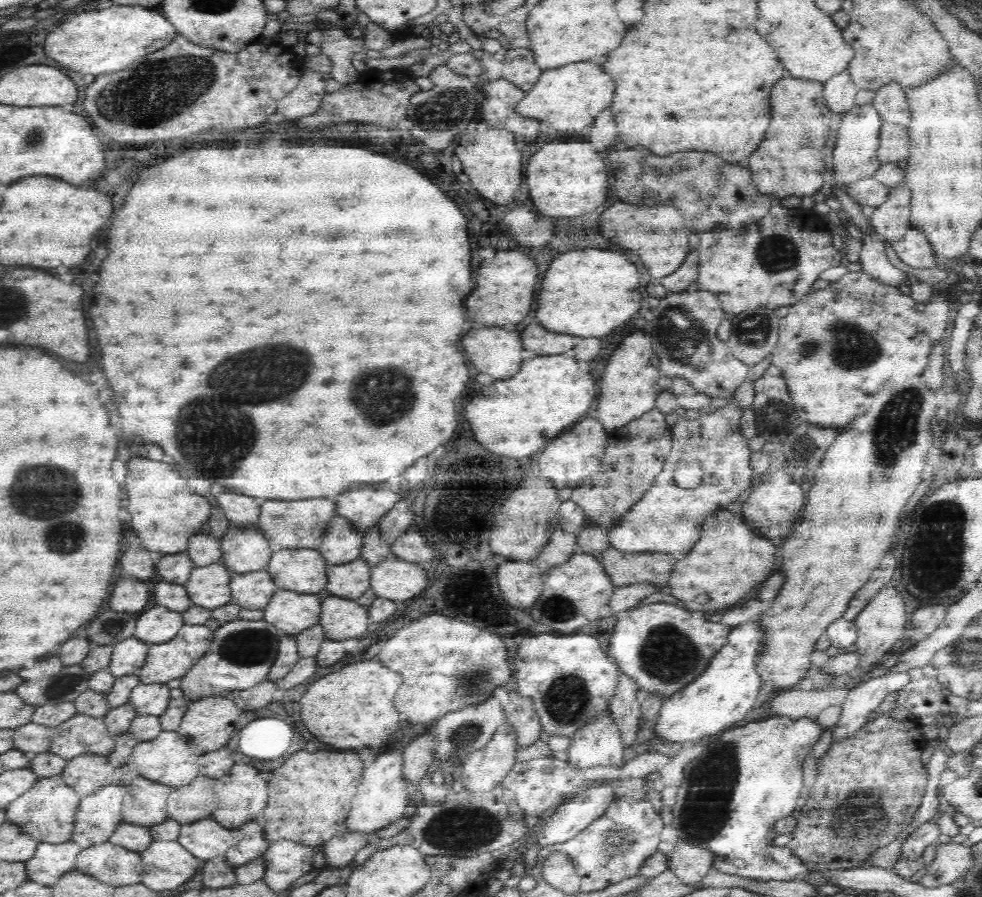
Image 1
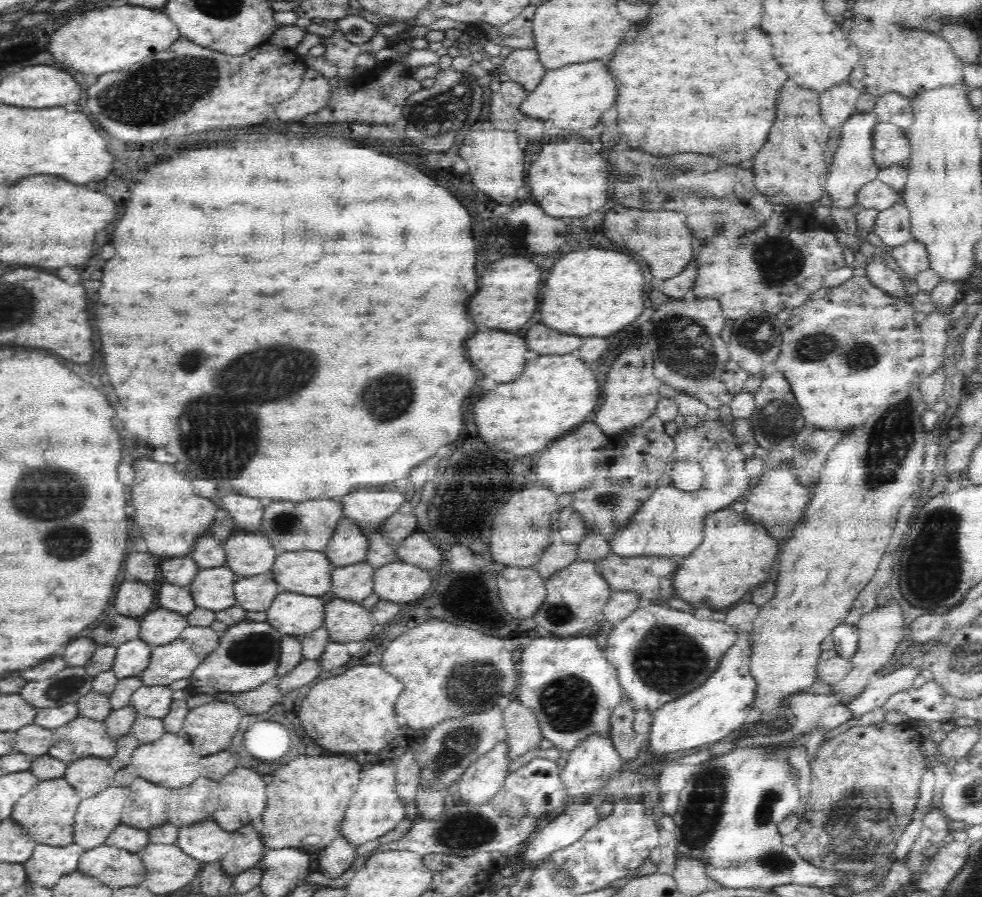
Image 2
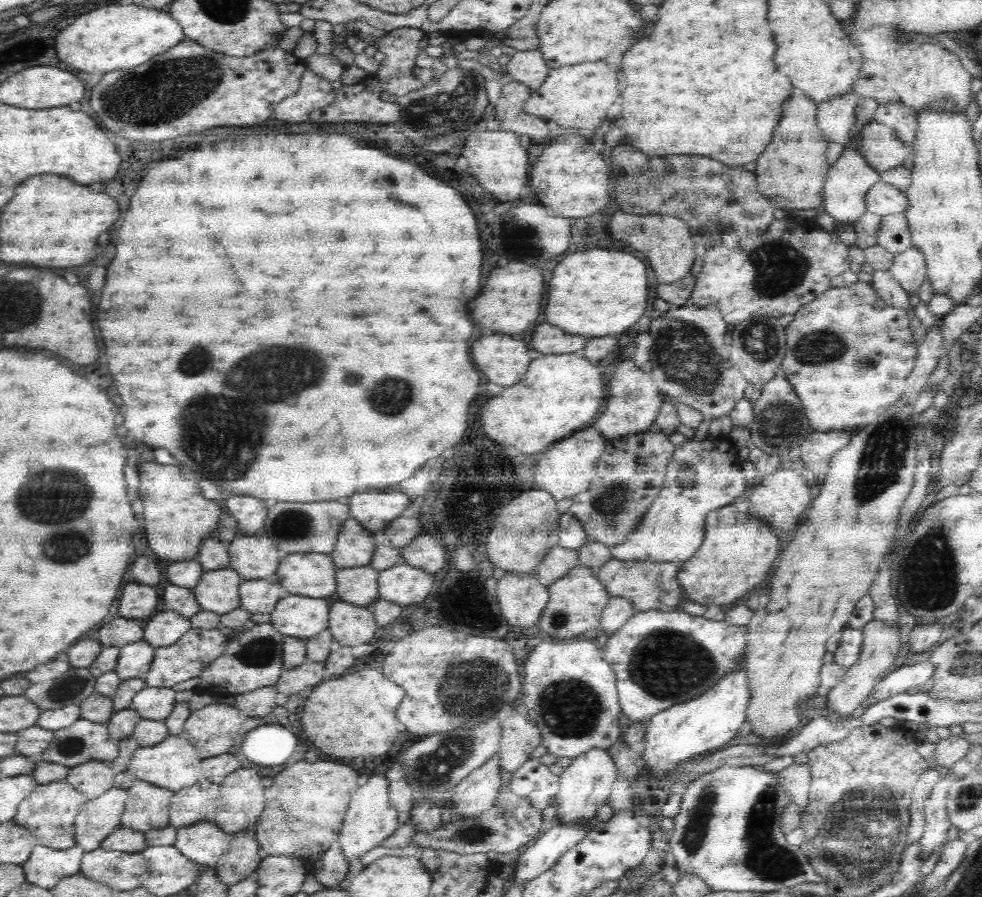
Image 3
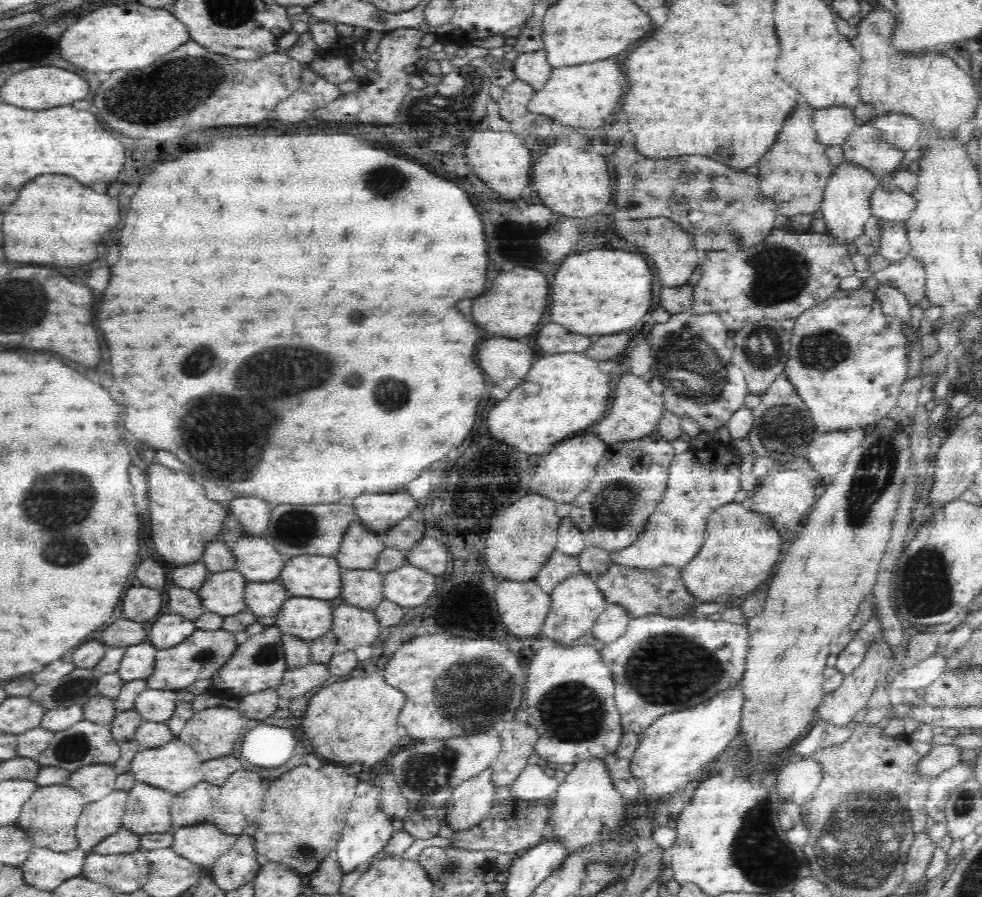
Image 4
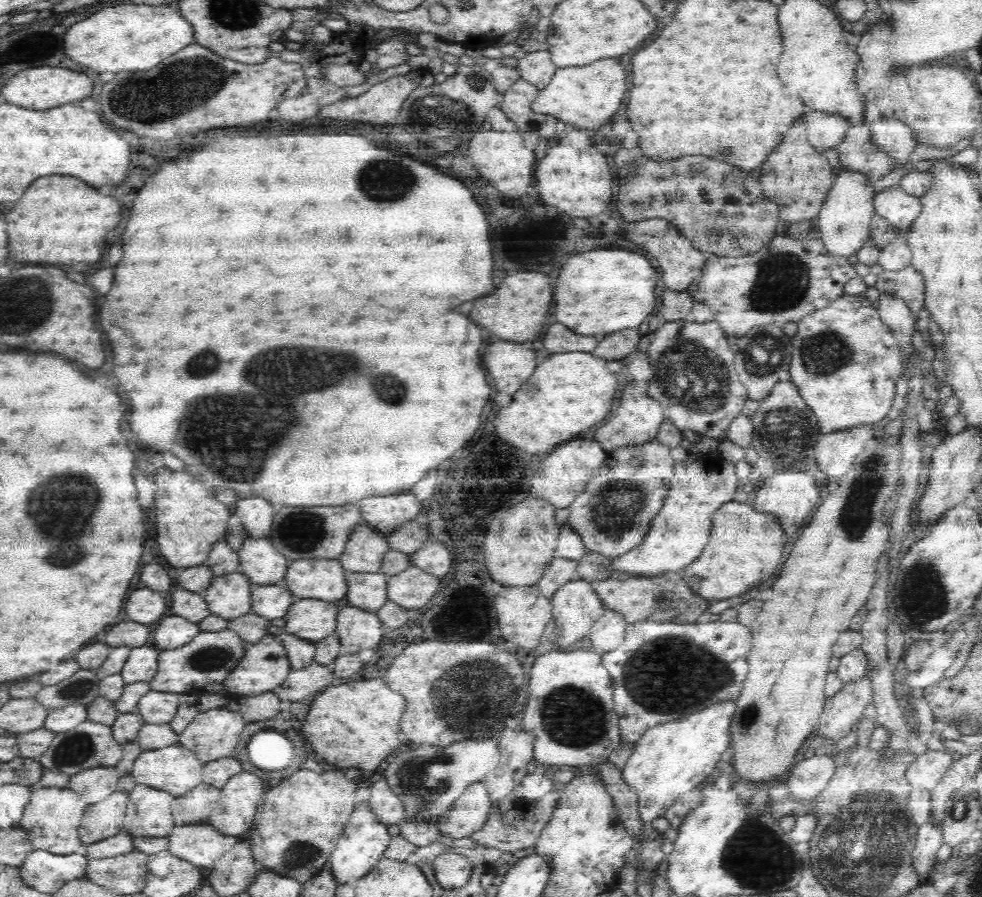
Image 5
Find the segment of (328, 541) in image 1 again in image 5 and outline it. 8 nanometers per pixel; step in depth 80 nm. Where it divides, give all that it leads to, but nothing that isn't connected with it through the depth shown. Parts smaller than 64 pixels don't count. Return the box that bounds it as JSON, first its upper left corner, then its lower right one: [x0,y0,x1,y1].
[337,523,389,572]

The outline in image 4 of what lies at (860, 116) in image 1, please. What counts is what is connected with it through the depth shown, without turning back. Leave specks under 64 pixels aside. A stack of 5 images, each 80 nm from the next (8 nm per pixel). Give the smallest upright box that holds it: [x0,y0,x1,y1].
[819,160,881,243]

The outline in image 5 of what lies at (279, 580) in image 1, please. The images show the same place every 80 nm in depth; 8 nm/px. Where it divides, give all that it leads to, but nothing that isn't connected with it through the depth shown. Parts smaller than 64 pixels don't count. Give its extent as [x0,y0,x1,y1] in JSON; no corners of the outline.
[283,558,346,602]

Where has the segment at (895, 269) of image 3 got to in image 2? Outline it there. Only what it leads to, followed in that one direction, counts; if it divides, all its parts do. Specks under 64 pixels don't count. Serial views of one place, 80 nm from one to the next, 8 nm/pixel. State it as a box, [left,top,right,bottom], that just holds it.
[892,235,930,279]

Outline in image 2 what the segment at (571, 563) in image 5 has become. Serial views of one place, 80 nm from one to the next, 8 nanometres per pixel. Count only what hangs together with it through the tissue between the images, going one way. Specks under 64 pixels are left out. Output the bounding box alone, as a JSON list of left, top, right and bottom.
[534,535,578,579]

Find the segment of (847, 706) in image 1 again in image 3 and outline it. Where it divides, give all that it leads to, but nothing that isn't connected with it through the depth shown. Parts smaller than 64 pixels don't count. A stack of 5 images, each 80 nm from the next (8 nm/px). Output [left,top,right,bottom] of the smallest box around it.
[858,661,932,713]

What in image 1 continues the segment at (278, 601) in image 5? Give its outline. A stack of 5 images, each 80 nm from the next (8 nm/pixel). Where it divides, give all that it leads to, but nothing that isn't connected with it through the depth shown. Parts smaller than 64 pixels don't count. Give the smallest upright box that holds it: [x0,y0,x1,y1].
[228,569,279,610]

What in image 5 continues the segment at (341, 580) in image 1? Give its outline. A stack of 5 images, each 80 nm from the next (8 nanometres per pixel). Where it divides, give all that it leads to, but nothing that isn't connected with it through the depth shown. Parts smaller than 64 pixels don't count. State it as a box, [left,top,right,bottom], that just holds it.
[345,571,388,612]

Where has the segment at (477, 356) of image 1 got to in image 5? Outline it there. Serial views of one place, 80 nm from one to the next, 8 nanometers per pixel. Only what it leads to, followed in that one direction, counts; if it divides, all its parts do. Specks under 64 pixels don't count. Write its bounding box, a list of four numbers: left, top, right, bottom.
[482,340,536,396]

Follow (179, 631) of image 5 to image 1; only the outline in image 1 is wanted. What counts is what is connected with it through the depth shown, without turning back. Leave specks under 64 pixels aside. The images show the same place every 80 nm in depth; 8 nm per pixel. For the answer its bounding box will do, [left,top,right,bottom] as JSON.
[135,605,183,644]

